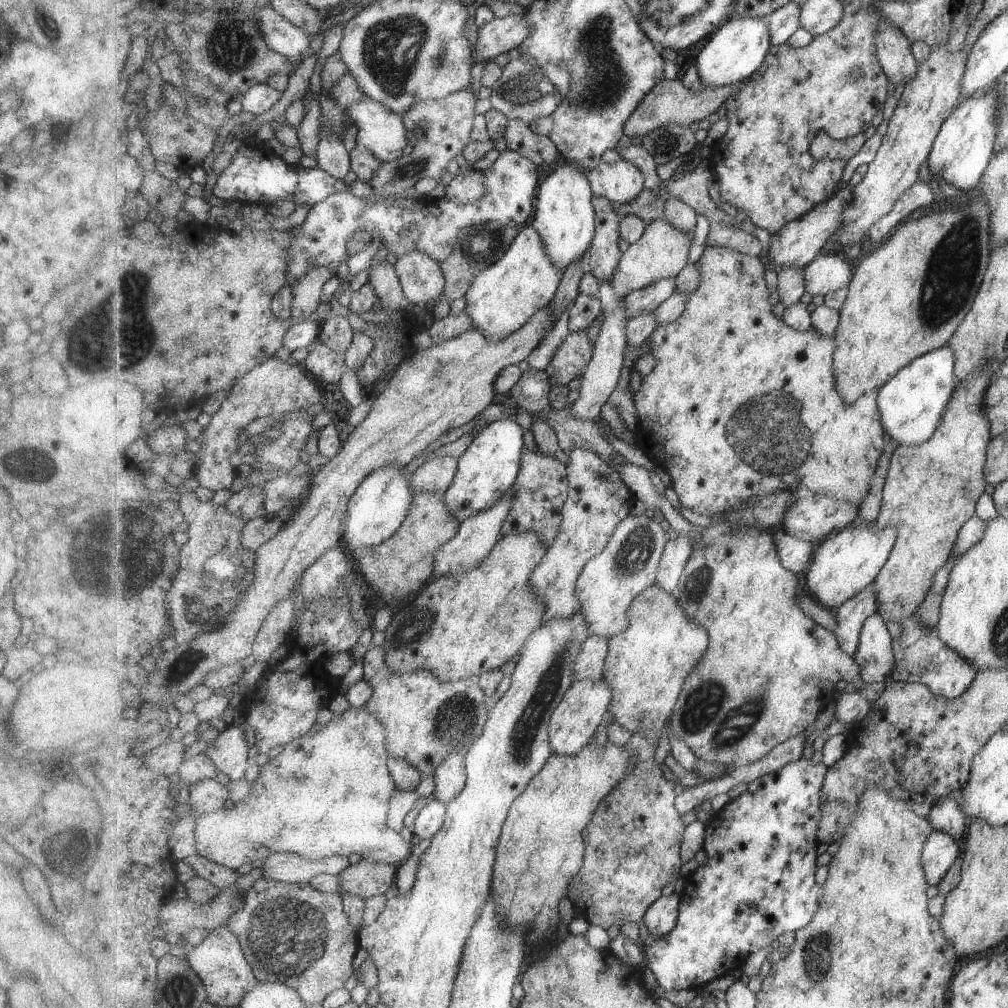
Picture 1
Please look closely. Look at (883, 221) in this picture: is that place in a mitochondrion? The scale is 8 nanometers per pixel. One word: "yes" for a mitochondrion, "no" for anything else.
no

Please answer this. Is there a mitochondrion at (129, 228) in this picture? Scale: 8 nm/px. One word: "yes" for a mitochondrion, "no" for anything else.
no

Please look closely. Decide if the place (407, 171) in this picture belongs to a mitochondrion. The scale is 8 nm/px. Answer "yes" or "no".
yes

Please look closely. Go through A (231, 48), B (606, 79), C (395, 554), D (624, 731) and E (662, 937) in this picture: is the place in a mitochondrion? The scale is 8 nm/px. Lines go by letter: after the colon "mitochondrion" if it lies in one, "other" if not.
A: mitochondrion
B: mitochondrion
C: other
D: other
E: other

